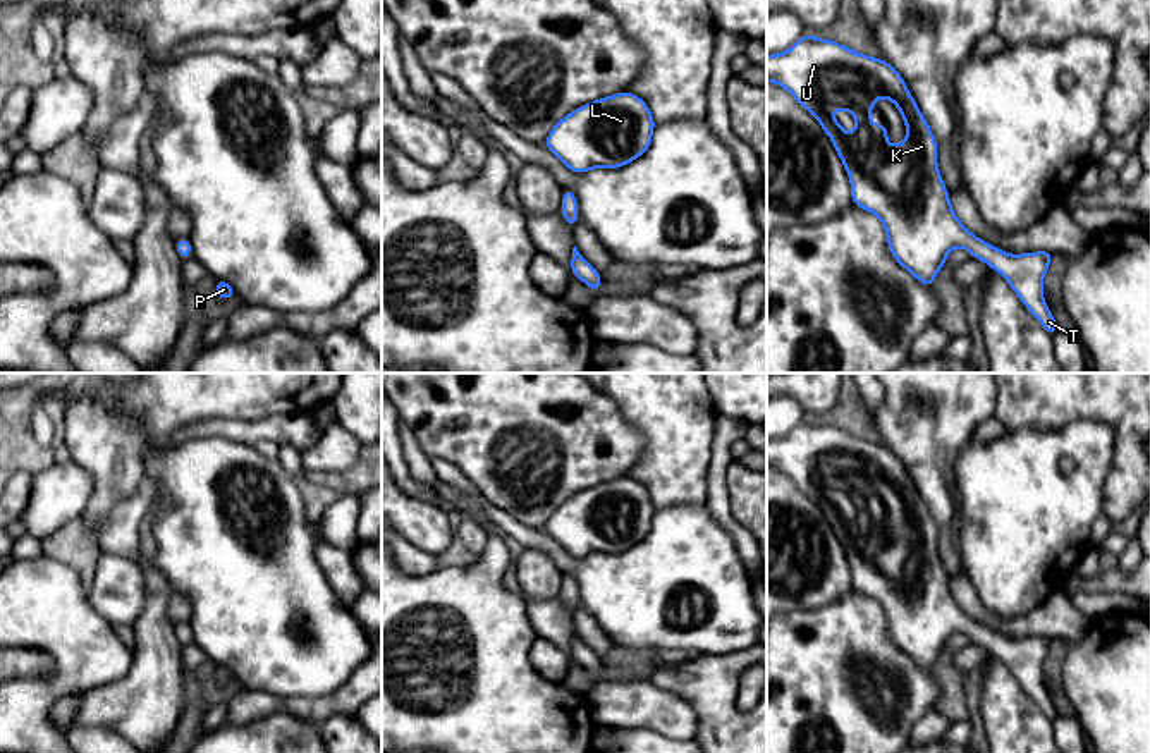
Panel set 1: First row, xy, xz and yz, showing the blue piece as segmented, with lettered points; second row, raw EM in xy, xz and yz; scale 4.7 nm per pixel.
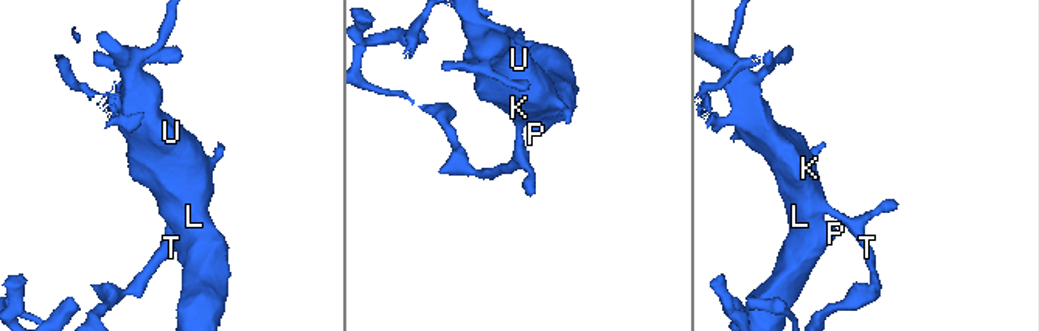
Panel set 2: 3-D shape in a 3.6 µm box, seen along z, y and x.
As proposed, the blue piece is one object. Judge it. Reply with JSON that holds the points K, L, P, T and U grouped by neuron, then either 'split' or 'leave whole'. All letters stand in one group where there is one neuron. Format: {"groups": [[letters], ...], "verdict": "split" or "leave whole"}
{"groups": [["K", "L", "P", "T", "U"]], "verdict": "leave whole"}

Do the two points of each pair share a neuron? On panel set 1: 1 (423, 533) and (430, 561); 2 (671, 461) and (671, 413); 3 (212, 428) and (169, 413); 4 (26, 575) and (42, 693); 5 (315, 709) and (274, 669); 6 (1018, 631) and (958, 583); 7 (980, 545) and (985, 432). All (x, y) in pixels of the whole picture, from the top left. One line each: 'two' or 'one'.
1: two
2: one
3: two
4: one
5: two
6: one
7: two

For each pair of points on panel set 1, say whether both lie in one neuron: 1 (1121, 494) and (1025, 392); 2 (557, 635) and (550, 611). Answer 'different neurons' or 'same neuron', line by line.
1: same neuron
2: same neuron

